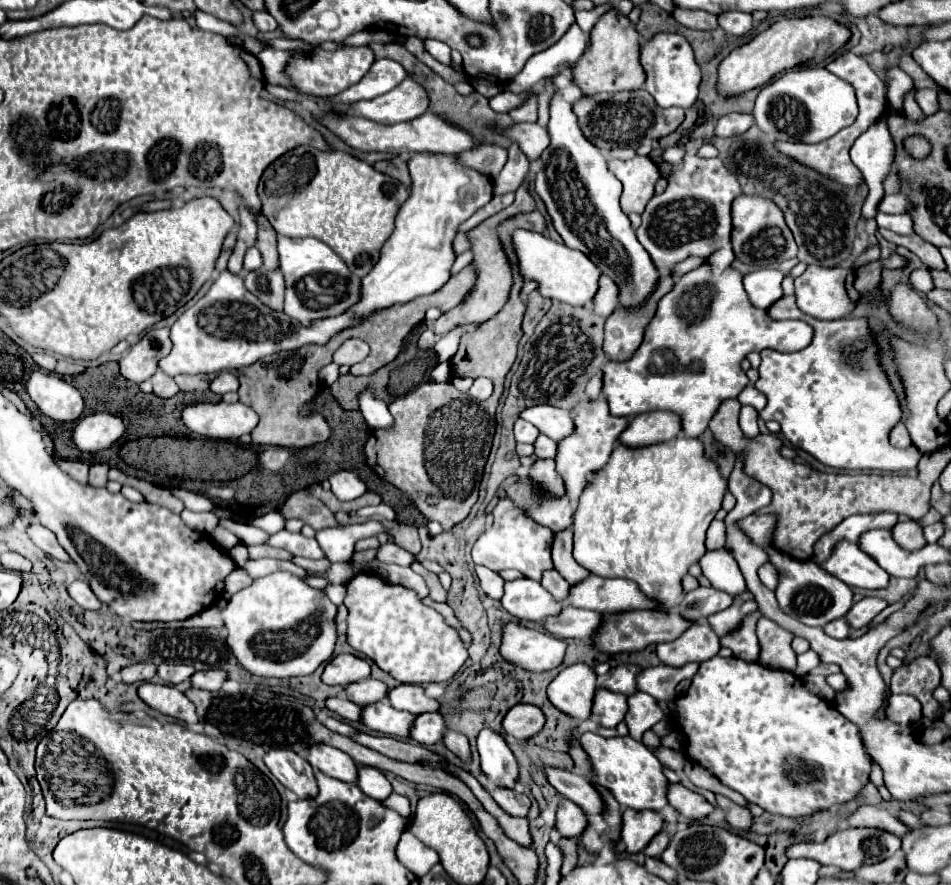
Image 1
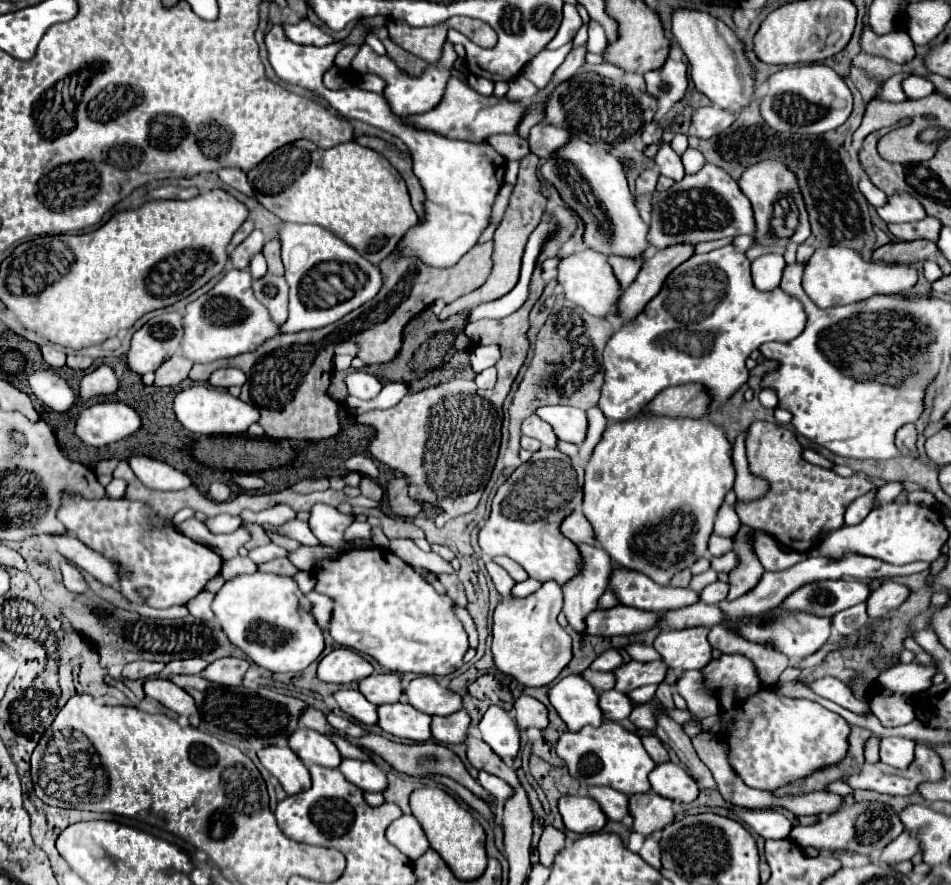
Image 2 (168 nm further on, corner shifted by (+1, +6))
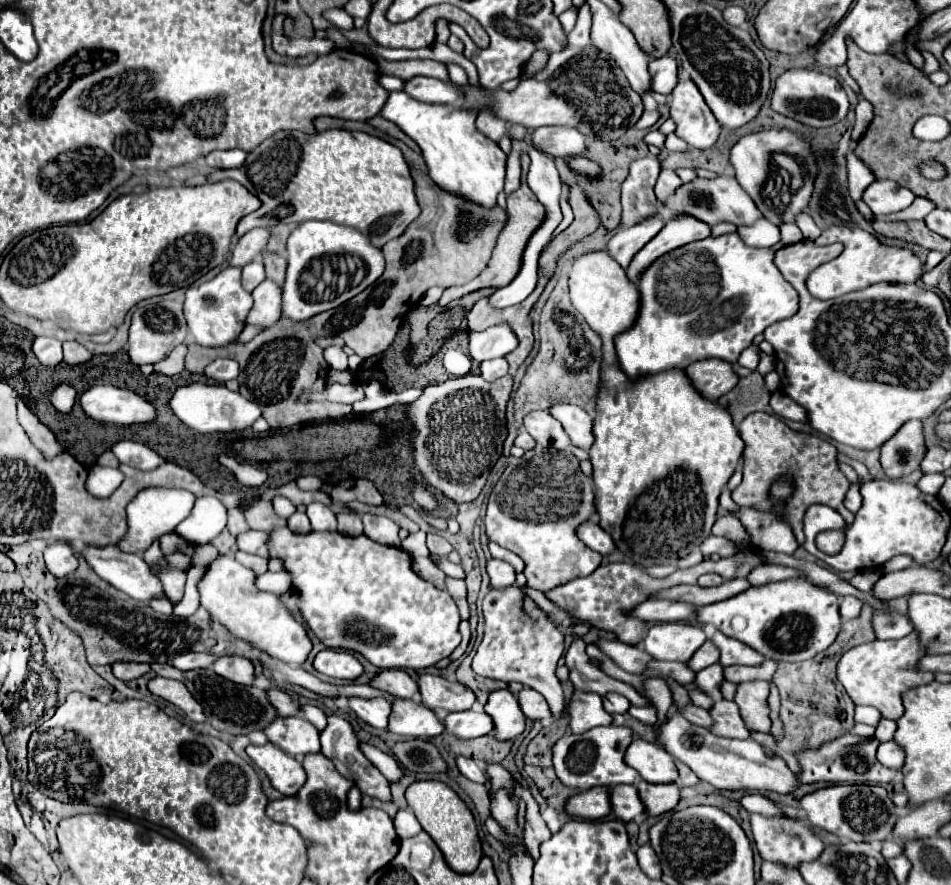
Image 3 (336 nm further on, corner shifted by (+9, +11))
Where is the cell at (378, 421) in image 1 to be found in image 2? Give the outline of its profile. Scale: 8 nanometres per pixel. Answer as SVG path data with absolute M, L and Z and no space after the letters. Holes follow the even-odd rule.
M366 372L348 374L346 386L348 386L348 394L356 396L360 400L372 400L382 390L382 384L372 374L366 374Z

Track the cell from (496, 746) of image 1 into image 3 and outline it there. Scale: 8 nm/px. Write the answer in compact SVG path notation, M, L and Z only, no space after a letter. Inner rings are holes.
M508 689L494 691L484 709L494 719L496 737L502 741L518 737L526 727L526 717L518 705L518 697Z

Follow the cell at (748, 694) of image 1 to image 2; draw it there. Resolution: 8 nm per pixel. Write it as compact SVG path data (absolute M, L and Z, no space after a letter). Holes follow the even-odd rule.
M722 654L702 668L702 676L704 686L718 696L720 726L728 736L728 762L746 786L774 792L846 758L850 736L846 720L818 702L788 698L770 686L762 686L748 658Z

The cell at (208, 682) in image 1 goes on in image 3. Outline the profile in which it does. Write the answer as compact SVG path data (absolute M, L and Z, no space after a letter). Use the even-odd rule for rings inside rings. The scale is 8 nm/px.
M228 655L228 657L220 657L214 663L214 671L222 677L226 677L228 681L234 681L238 685L252 685L254 677L256 677L256 669L254 663L250 659L238 657L238 655Z

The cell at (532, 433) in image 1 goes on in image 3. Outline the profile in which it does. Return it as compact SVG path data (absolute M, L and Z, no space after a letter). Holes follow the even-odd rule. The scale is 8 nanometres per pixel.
M532 411L524 417L526 431L536 439L542 447L566 449L570 445L570 437L562 429L560 421L556 421L548 411Z

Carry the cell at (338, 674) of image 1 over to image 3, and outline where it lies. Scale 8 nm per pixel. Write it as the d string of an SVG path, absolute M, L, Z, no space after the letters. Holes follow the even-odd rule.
M334 649L320 651L314 659L314 667L318 673L324 673L334 679L356 679L364 673L362 663L354 655Z

